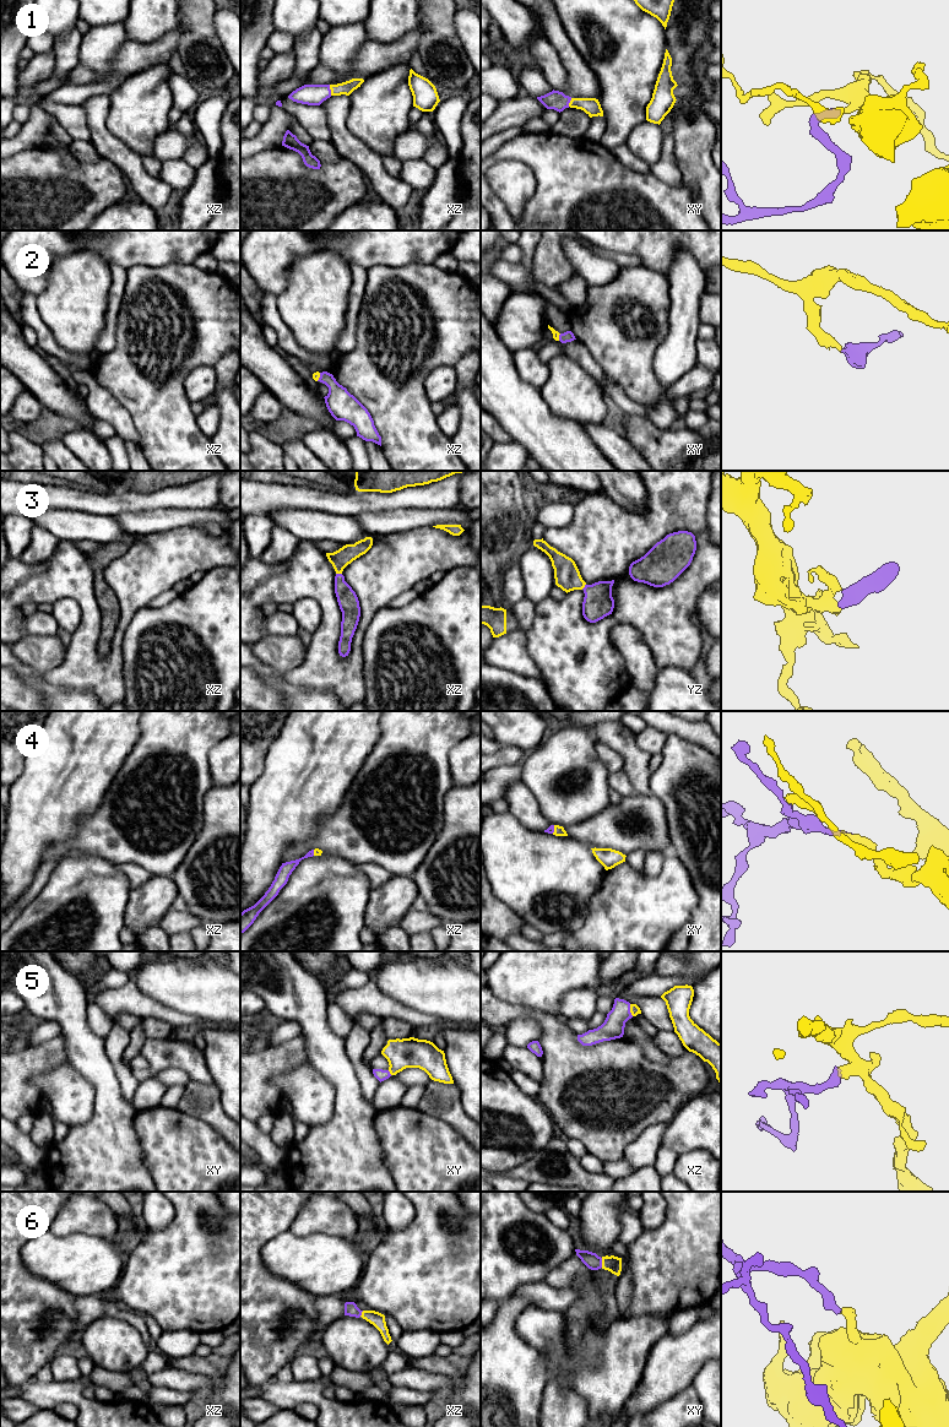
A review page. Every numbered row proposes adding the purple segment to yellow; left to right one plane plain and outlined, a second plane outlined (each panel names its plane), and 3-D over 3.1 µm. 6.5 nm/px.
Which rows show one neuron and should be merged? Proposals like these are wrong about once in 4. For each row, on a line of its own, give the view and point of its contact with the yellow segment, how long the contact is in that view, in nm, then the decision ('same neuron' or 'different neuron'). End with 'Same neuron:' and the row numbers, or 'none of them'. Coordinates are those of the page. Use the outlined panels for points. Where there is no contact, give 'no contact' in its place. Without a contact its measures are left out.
1: contact xz (330, 88); length 70 nm; same neuron
2: contact xz (319, 376); length 60 nm; same neuron
3: contact xz (339, 573); length 40 nm; same neuron
4: contact xy (554, 829); length 60 nm; same neuron
5: contact xz (630, 1010); length 80 nm; same neuron
6: contact xy (602, 1263); length 60 nm; same neuron
Same neuron: 1, 2, 3, 4, 5, 6

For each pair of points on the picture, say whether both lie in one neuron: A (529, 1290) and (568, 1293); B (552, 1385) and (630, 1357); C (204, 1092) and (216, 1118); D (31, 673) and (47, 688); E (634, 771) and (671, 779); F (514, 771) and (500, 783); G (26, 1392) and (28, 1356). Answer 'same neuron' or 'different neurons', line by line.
A: same neuron
B: different neurons
C: same neuron
D: same neuron
E: different neurons
F: same neuron
G: different neurons

